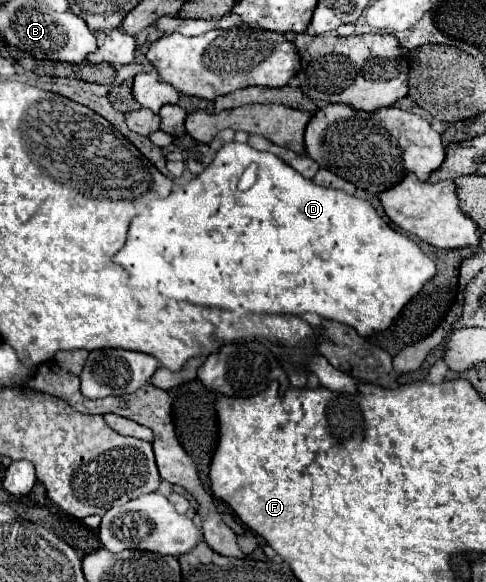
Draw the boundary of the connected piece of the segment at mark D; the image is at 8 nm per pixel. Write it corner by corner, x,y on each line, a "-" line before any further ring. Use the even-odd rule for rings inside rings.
240,142
224,144
202,174
138,214
130,222
128,240
114,262
166,298
230,312
280,316
314,312
352,326
360,336
386,330
422,286
436,276
434,260
412,238
394,230
368,200
318,186
298,176
278,156
-
250,164
256,164
258,170
248,168

